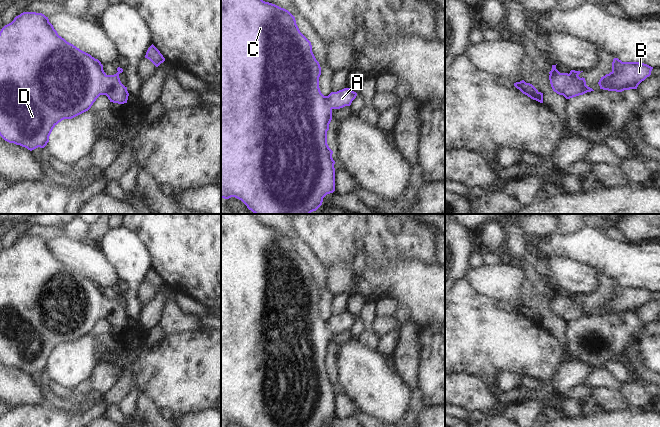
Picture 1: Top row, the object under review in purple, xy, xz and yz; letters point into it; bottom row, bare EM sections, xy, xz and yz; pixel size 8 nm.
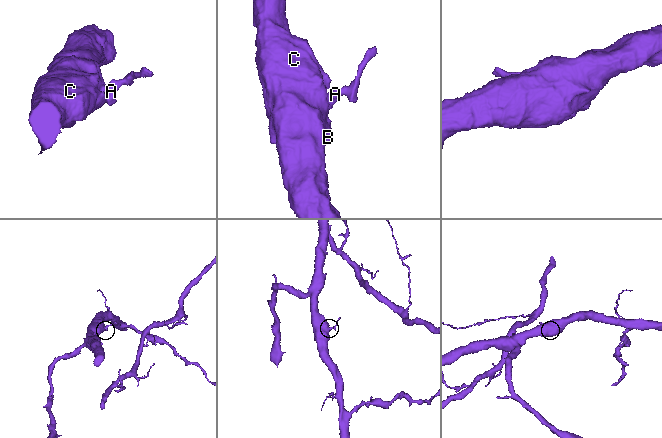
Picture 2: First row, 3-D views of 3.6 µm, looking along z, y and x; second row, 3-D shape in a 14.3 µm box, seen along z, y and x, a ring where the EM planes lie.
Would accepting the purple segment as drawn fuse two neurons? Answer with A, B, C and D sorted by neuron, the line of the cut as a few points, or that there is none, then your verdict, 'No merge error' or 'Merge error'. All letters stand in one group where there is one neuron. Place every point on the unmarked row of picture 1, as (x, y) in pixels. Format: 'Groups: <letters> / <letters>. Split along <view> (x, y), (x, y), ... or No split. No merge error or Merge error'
Groups: A B C D. No split. No merge error

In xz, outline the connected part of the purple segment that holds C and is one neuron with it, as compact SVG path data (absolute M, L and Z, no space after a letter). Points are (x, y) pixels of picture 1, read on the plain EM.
M221 214L221 422L235 421L243 427L322 427L327 418L335 415L335 385L332 382L333 375L327 368L327 355L332 344L332 334L350 330L357 317L350 312L344 312L324 320L319 312L320 299L321 291L312 276L311 266L300 256L295 241L288 234L263 225L254 214Z

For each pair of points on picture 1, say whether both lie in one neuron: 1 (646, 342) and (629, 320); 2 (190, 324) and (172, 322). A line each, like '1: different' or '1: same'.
1: different
2: same

